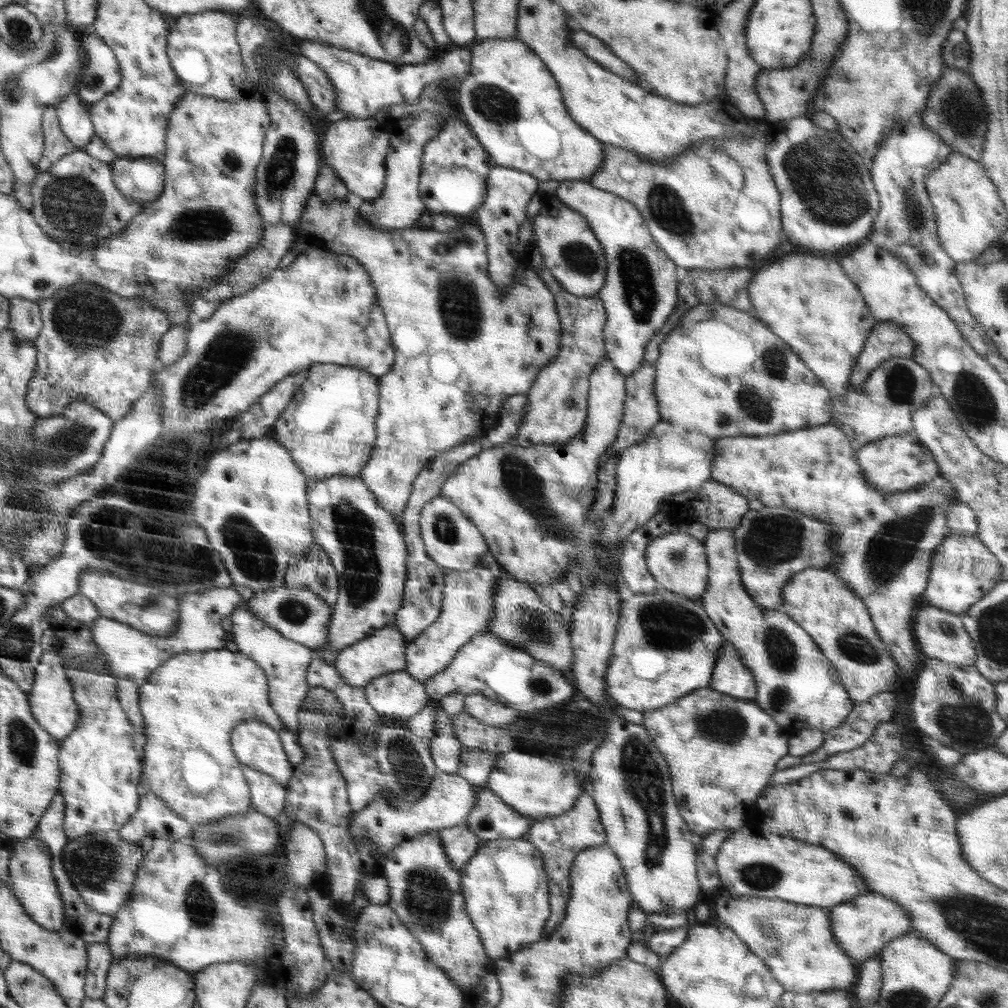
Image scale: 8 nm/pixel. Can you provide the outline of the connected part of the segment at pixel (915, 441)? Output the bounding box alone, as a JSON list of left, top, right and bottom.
[855,435,939,495]

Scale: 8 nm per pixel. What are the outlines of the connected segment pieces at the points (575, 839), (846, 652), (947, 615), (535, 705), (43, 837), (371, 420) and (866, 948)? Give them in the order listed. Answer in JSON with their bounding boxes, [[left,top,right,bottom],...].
[[525,792,607,939],[779,568,900,703],[912,604,975,667],[424,632,574,714],[32,791,68,876],[270,363,380,480],[830,892,911,962]]

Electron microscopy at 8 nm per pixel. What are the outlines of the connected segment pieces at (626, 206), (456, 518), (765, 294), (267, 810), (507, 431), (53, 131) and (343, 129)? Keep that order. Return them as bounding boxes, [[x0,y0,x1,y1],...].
[[557,180,678,378],[420,497,489,571],[749,251,873,396],[243,767,286,817],[481,395,528,449],[40,106,78,172],[320,118,390,201]]

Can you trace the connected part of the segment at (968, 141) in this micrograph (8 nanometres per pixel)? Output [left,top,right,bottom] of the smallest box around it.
[918,67,987,161]

